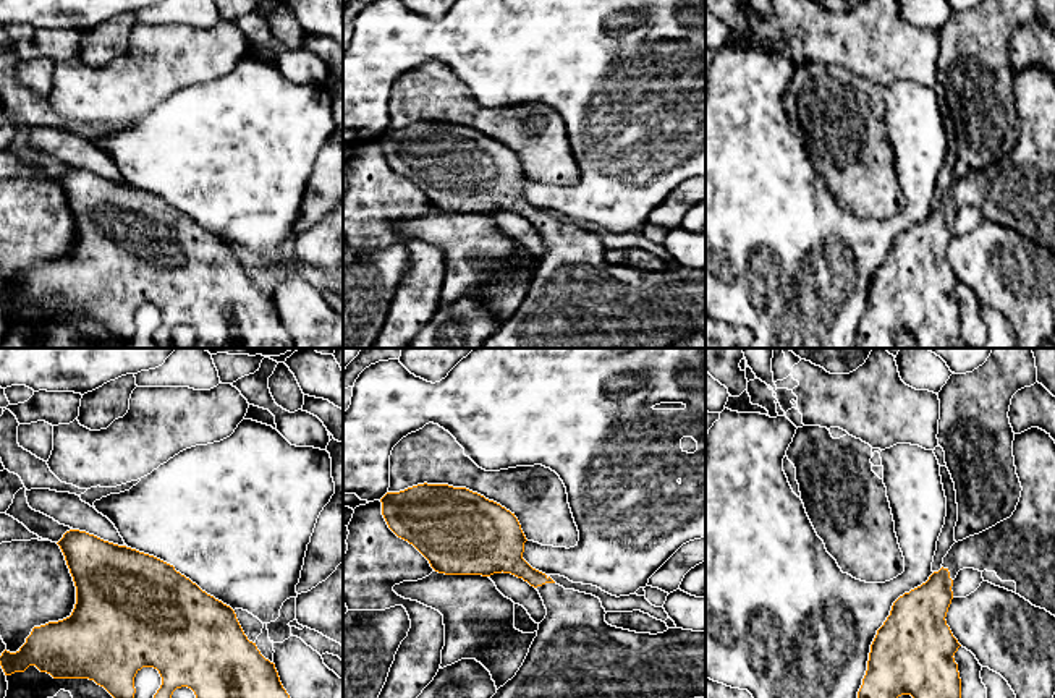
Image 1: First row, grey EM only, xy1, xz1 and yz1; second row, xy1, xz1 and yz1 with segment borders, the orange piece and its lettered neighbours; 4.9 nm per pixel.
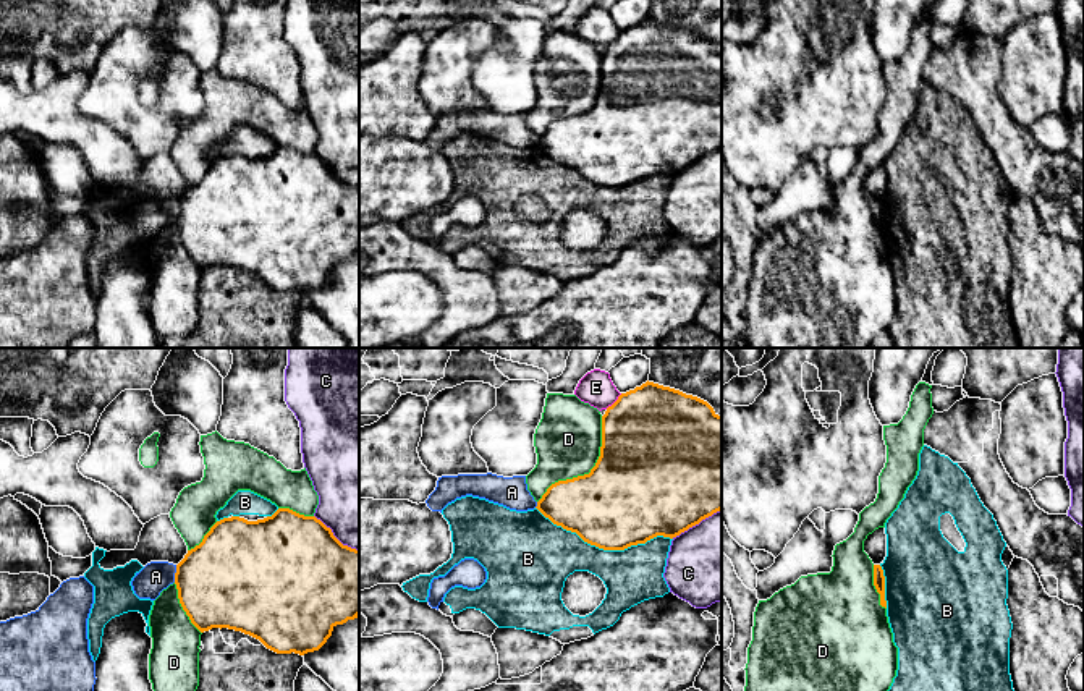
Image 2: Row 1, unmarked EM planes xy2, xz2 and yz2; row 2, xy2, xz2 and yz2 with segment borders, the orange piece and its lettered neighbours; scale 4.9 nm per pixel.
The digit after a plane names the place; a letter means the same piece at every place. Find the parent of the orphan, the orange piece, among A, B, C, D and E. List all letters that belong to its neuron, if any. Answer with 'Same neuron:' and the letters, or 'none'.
Same neuron: none

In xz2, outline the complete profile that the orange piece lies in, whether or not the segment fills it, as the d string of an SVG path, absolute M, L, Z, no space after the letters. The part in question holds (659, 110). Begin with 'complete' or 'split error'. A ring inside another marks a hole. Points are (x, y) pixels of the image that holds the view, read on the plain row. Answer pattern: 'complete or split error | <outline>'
complete | M647 18L607 45L600 94L591 110L552 121L536 146L603 188L625 188L657 173L673 176L722 147L722 53L697 34Z

